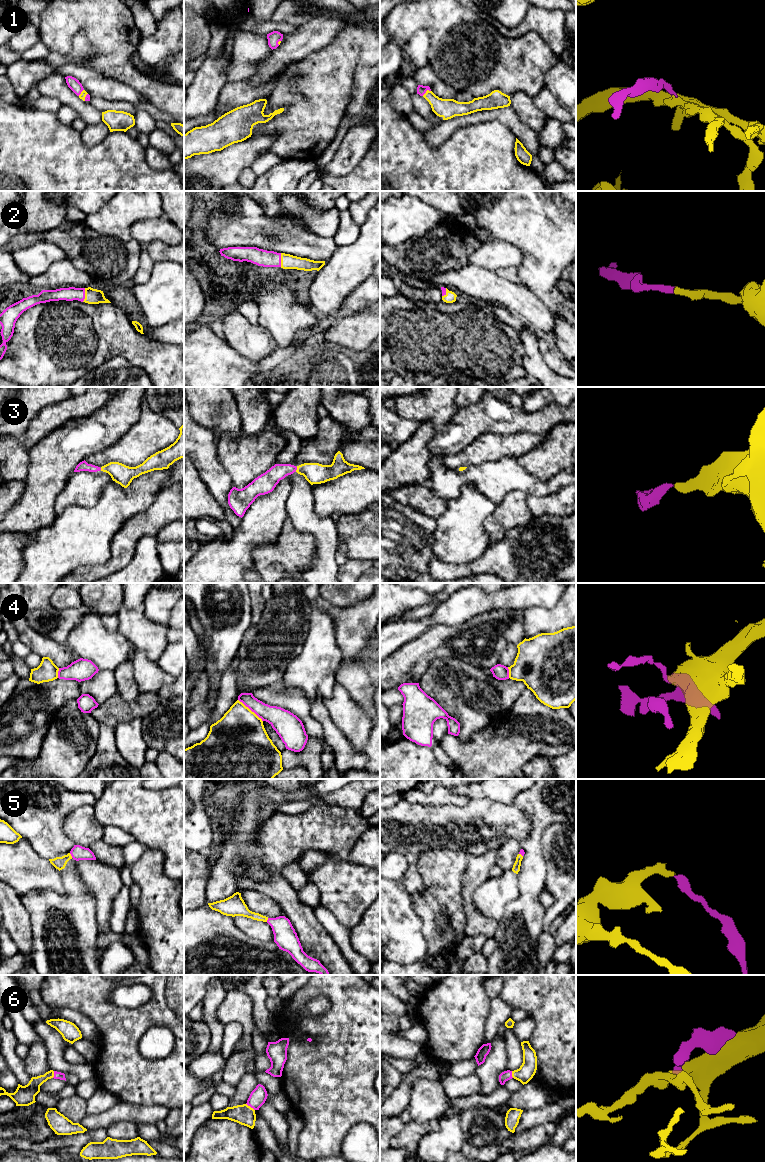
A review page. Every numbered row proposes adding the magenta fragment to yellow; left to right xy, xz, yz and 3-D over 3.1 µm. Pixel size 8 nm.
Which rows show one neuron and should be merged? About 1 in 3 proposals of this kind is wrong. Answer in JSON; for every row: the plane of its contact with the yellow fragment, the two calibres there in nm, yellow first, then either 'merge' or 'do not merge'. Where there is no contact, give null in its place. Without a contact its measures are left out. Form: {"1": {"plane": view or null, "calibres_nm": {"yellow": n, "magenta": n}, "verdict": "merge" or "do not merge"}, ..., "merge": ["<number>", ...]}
{"1": {"plane": "yz", "calibres_nm": {"yellow": 160, "magenta": 80}, "verdict": "merge"}, "2": {"plane": "xy", "calibres_nm": {"yellow": 130, "magenta": 110}, "verdict": "merge"}, "3": {"plane": "xz", "calibres_nm": {"yellow": 170, "magenta": 140}, "verdict": "merge"}, "4": {"plane": "xz", "calibres_nm": {"yellow": 440, "magenta": 170}, "verdict": "do not merge"}, "5": {"plane": "xy", "calibres_nm": {"yellow": 100, "magenta": 120}, "verdict": "merge"}, "6": {"plane": "xz", "calibres_nm": {"yellow": 160, "magenta": 140}, "verdict": "merge"}, "merge": ["1", "2", "3", "5", "6"]}

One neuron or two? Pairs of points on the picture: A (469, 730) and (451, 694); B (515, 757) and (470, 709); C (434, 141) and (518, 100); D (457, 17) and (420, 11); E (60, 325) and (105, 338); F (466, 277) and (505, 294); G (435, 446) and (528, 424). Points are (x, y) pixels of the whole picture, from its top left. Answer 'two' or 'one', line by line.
A: one
B: two
C: two
D: one
E: one
F: one
G: one

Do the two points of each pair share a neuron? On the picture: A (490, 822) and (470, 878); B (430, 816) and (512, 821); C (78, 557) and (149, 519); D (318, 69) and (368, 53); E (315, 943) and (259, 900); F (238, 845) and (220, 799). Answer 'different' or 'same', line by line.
A: different
B: same
C: different
D: same
E: different
F: different

